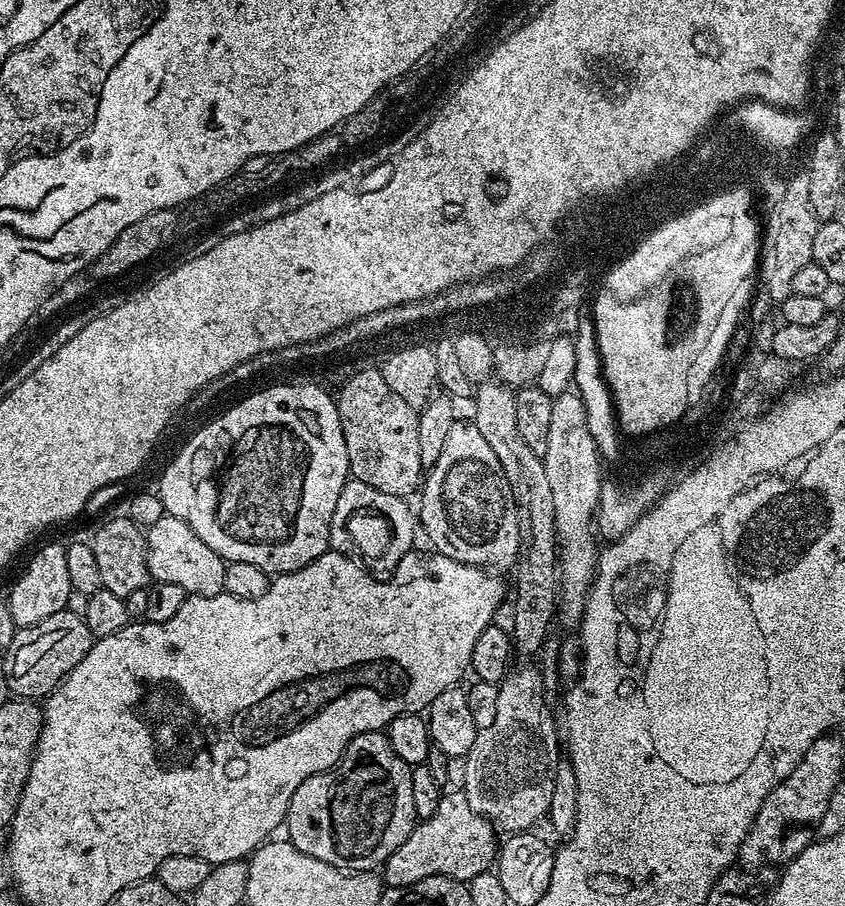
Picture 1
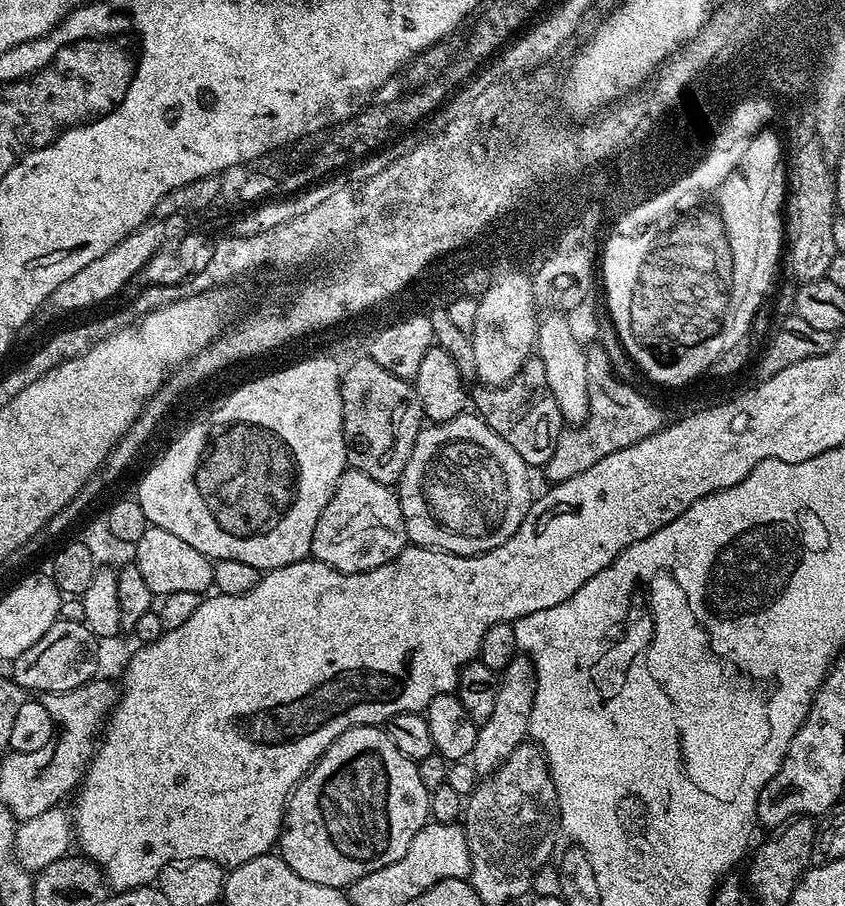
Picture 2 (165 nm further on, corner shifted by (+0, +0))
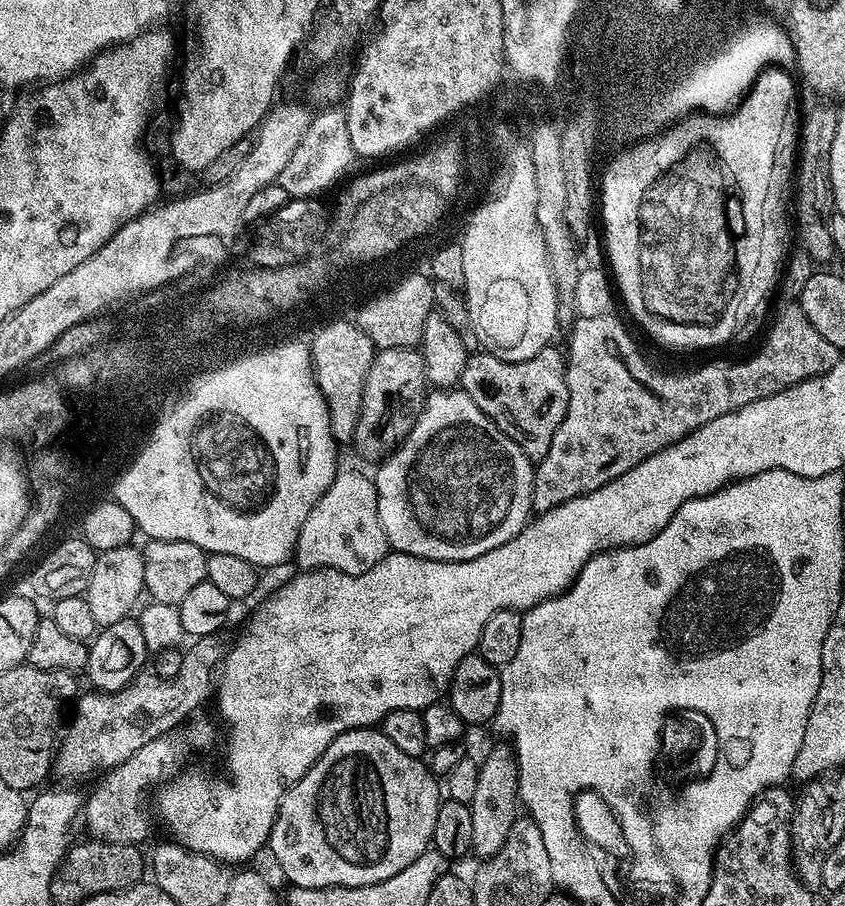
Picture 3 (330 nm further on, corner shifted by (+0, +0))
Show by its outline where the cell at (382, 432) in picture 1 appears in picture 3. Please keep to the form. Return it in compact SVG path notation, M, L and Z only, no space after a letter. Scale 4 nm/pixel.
M382 348L373 355L368 372L358 397L358 415L356 427L352 430L351 447L356 447L356 452L364 460L383 462L399 448L400 443L410 434L414 422L420 416L426 399L426 381L424 378L424 360L416 348Z

